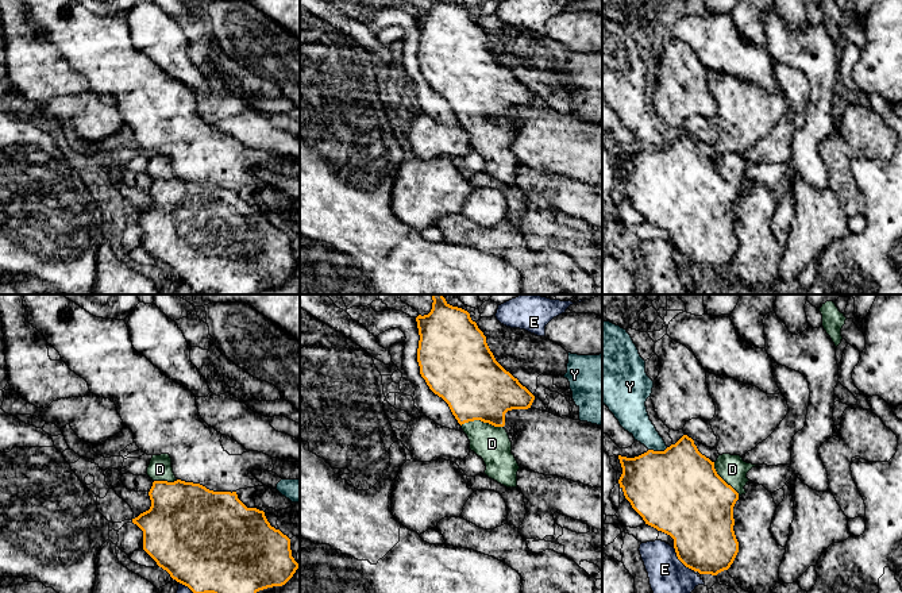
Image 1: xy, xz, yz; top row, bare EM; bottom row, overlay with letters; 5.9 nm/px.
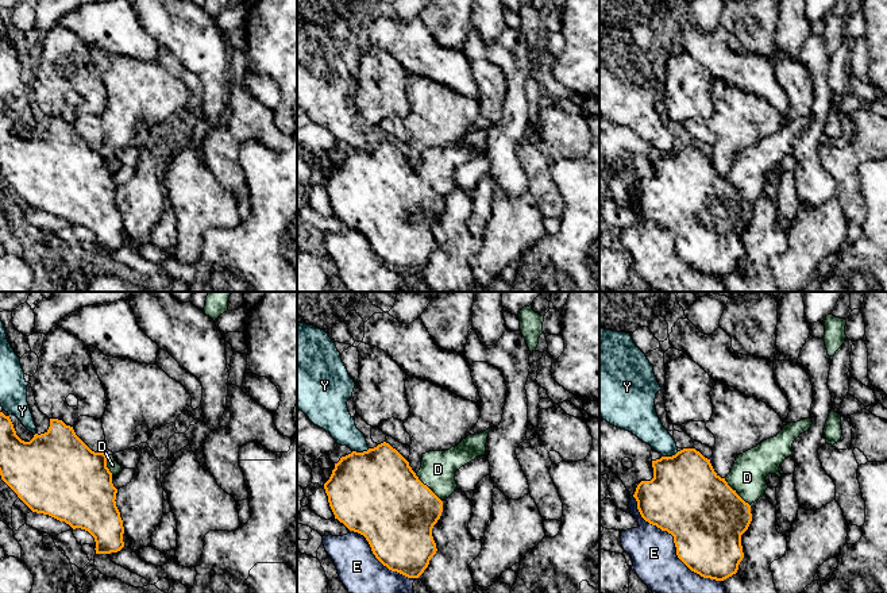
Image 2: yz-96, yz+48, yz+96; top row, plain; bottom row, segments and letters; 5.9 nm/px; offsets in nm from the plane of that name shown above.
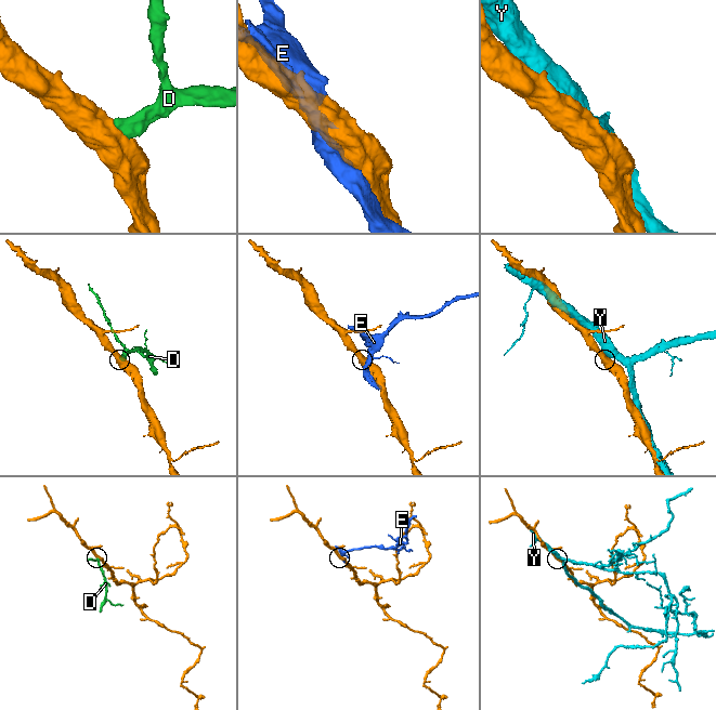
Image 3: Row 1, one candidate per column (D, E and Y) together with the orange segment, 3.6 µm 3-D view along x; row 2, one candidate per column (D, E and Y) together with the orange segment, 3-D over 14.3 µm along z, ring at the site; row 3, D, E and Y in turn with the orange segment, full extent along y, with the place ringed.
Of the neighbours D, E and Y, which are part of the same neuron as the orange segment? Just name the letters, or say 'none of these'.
D

